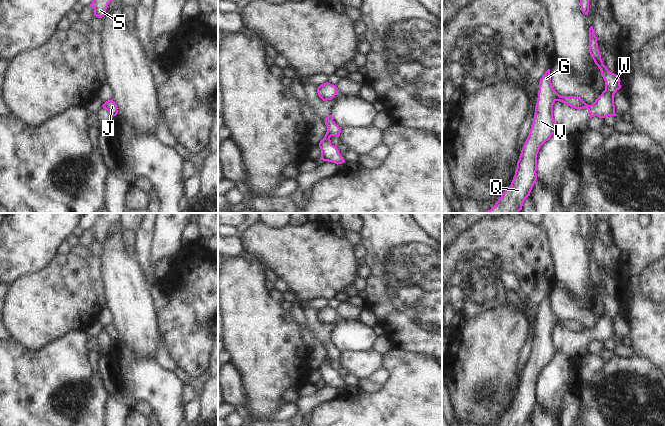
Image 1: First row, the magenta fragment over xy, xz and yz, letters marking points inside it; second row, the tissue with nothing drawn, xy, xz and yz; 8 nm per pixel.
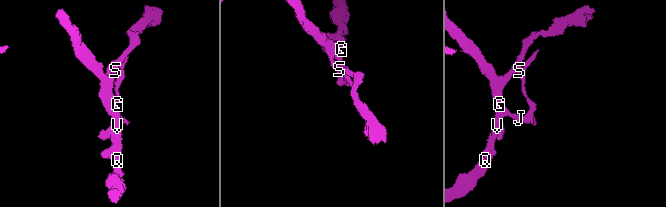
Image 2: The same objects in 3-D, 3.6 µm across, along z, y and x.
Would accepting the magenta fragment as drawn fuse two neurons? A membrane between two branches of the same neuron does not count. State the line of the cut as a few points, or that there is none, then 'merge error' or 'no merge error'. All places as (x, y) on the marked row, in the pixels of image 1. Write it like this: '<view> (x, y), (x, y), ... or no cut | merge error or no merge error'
xz (327, 131), (330, 136) | merge error

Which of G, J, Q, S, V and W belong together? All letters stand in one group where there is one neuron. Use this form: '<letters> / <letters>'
G J Q S V / W

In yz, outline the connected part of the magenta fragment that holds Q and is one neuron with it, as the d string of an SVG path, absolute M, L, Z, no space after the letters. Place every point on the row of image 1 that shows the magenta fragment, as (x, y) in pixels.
M548 69L539 81L539 92L533 123L529 131L529 135L521 150L511 185L502 193L495 205L490 210L486 211L486 213L519 213L519 211L522 210L523 202L528 196L530 196L530 192L537 180L537 154L539 149L551 138L553 134L557 132L557 127L553 118L553 105L556 101L563 102L578 110L586 108L587 105L579 97L559 95L553 89L550 69Z

